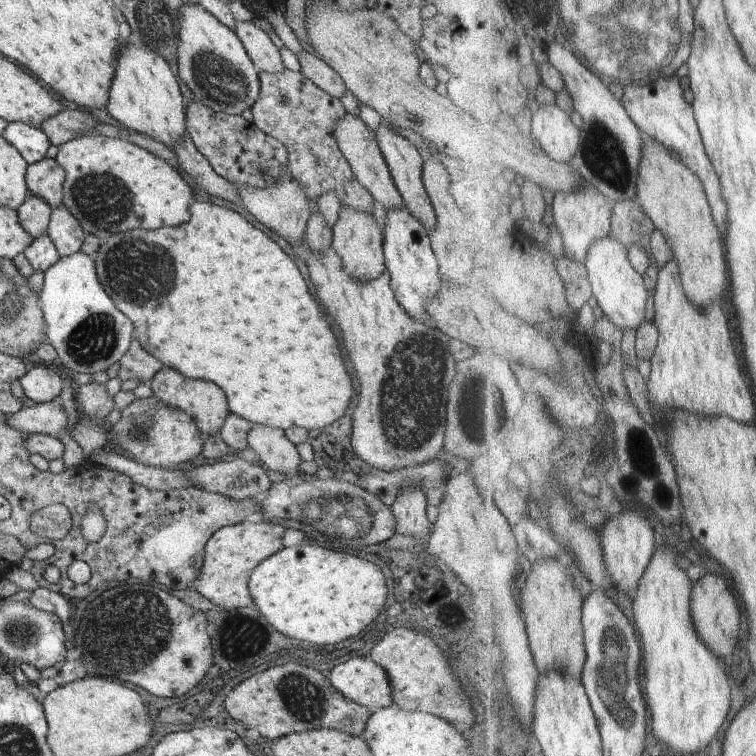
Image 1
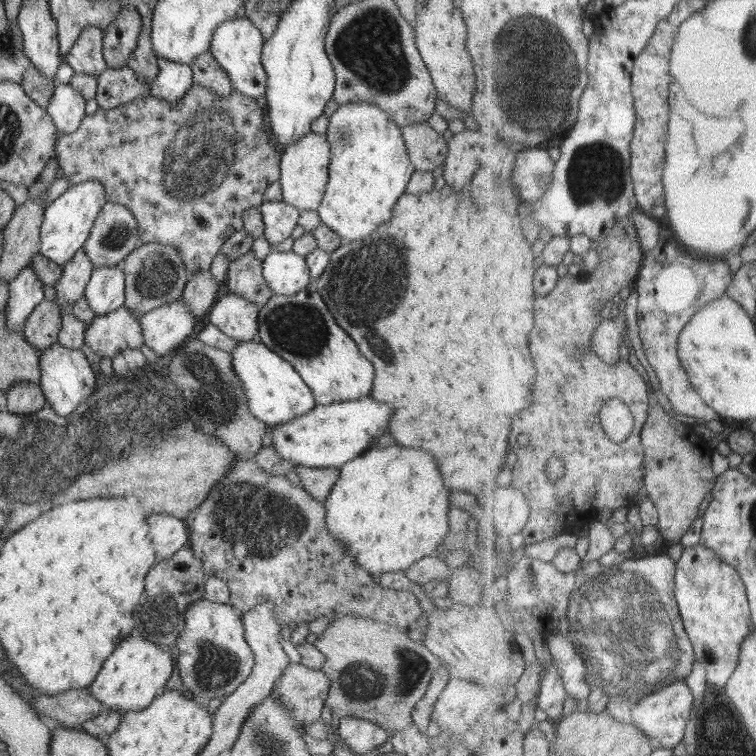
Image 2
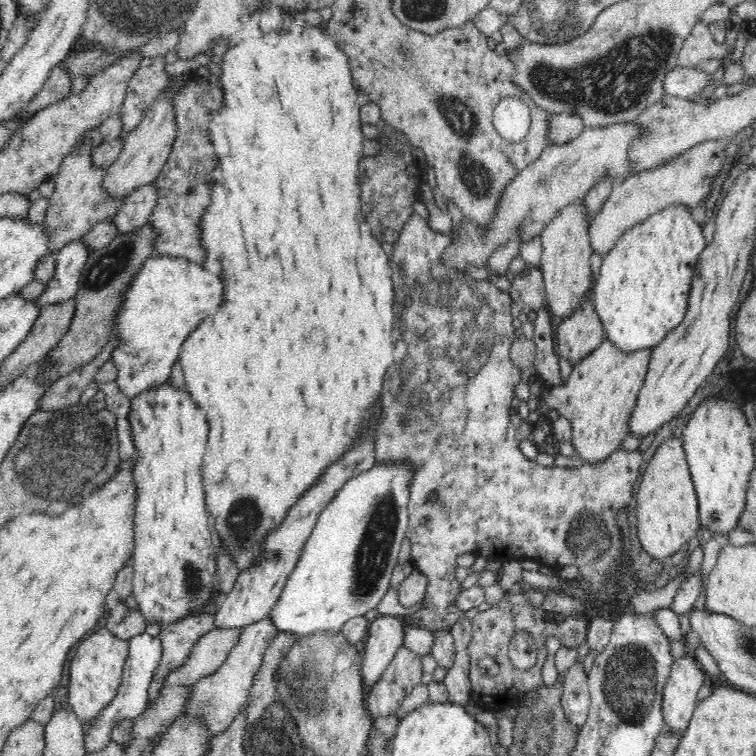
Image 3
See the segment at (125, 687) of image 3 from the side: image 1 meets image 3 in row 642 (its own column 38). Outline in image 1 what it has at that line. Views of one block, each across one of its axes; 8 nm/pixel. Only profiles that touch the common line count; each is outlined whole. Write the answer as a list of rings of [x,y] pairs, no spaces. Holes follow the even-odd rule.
[[[20,121],[9,123],[2,132],[2,138],[20,152],[28,165],[43,160],[51,146],[48,136],[42,130]]]

